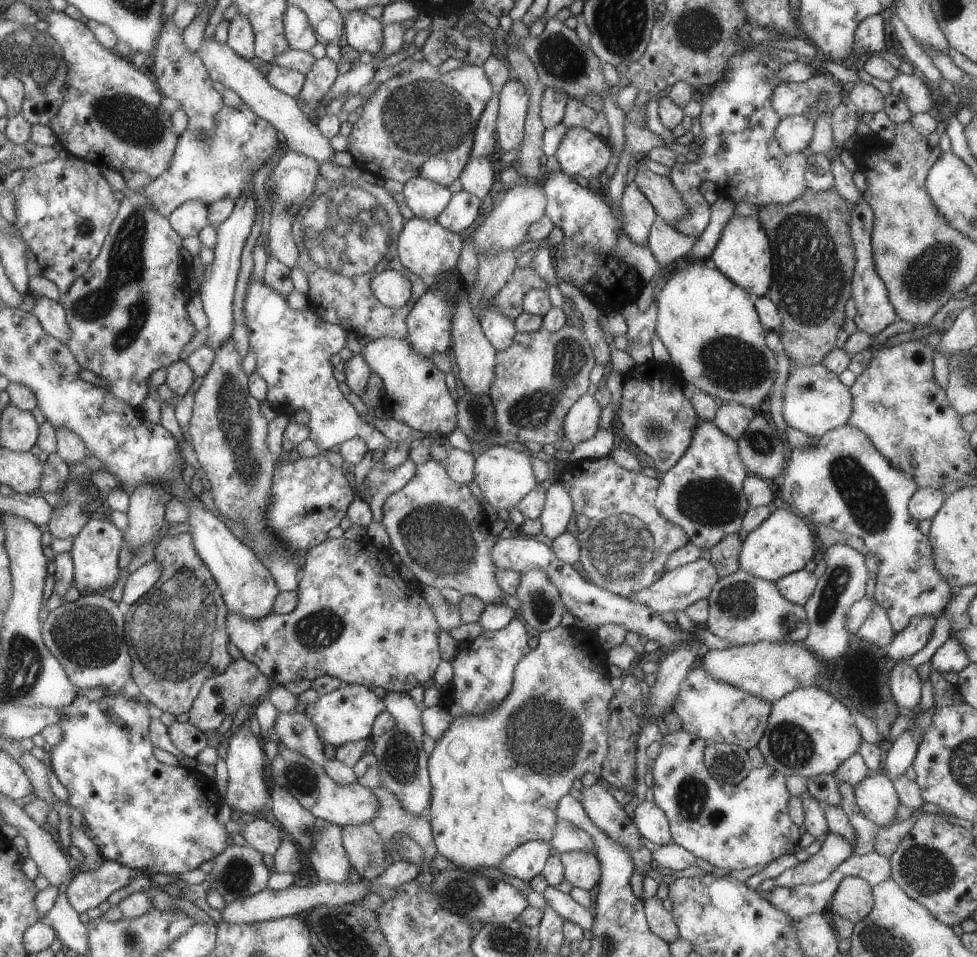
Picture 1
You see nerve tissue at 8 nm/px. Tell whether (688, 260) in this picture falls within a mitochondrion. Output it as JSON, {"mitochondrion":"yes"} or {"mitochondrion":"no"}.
{"mitochondrion":"no"}

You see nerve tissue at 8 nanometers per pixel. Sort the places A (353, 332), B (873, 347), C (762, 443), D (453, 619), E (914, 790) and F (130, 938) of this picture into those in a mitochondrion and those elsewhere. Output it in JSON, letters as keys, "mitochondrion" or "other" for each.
{"A":"other","B":"other","C":"mitochondrion","D":"other","E":"other","F":"mitochondrion"}

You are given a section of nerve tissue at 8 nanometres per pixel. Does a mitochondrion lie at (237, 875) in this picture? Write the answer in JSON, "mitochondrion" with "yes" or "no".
{"mitochondrion":"yes"}

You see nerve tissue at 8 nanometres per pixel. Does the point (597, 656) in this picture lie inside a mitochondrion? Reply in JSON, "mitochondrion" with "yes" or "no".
{"mitochondrion":"no"}

